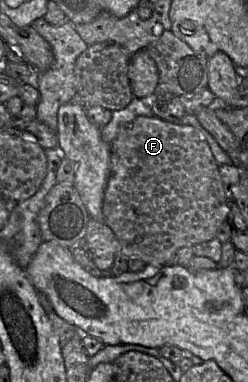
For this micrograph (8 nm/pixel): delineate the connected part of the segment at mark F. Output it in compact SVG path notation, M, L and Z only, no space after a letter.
M138 116L120 127L110 143L111 173L104 192L104 223L119 241L121 254L162 267L182 247L216 238L217 231L230 213L230 196L224 186L219 164L199 130L171 123L157 116Z

